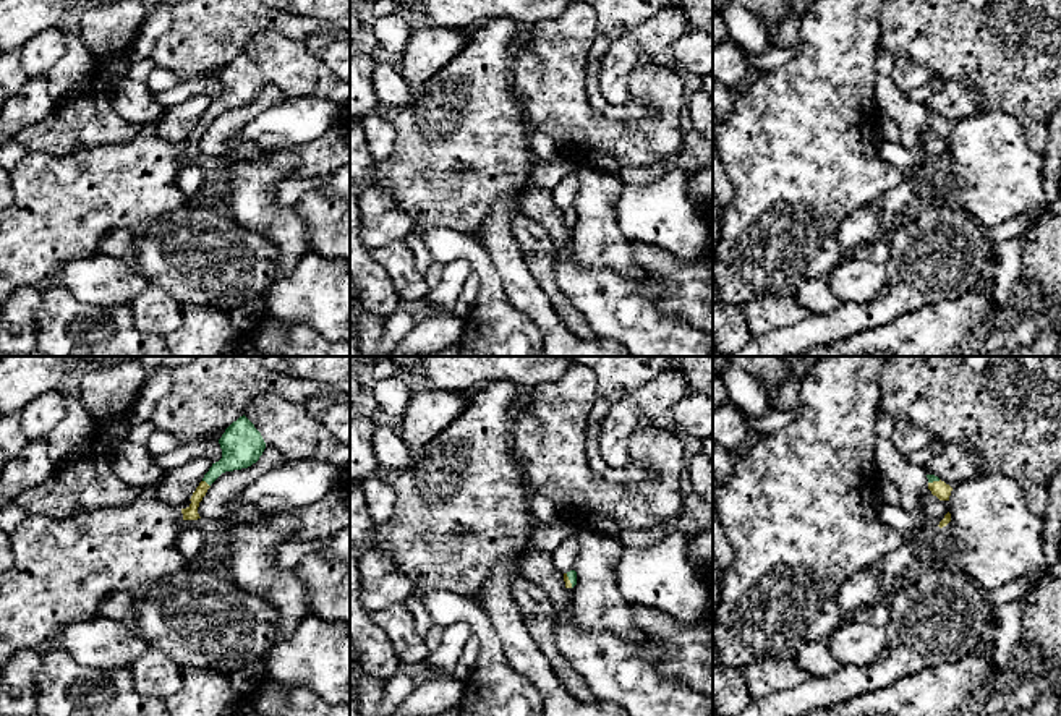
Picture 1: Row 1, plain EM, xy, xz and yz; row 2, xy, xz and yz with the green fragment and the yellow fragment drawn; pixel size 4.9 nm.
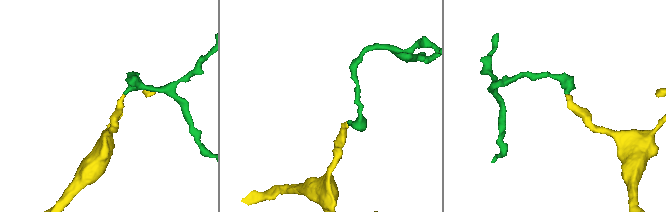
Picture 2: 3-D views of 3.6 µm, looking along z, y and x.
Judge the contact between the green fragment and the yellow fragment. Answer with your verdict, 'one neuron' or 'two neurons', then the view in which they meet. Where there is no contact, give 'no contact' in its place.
one neuron; meets green in xy

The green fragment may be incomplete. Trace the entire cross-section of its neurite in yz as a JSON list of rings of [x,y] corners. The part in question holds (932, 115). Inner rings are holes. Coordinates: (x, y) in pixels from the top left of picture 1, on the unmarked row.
[[[927,112],[927,115],[931,131],[936,133],[940,138],[949,138],[952,125],[935,112]]]

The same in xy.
[[[243,52],[233,58],[219,76],[222,96],[209,105],[202,118],[191,133],[191,141],[181,146],[183,157],[198,157],[199,139],[211,121],[225,109],[248,105],[259,97],[266,79],[254,62]]]

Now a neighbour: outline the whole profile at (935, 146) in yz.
[[[928,128],[923,133],[923,144],[928,156],[933,160],[940,162],[940,159],[949,149],[949,138],[940,138],[936,133],[931,131],[931,128]]]

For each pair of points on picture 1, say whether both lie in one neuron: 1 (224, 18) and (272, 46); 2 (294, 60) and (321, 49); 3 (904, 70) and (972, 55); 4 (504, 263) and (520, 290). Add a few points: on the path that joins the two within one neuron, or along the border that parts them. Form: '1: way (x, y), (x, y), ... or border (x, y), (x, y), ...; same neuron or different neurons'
1: border (292, 36), (271, 28), (259, 28), (242, 51); different neurons
2: border (303, 42), (332, 72); different neurons
3: border (906, 55), (933, 73); different neurons
4: way (511, 269), (519, 284); same neuron

